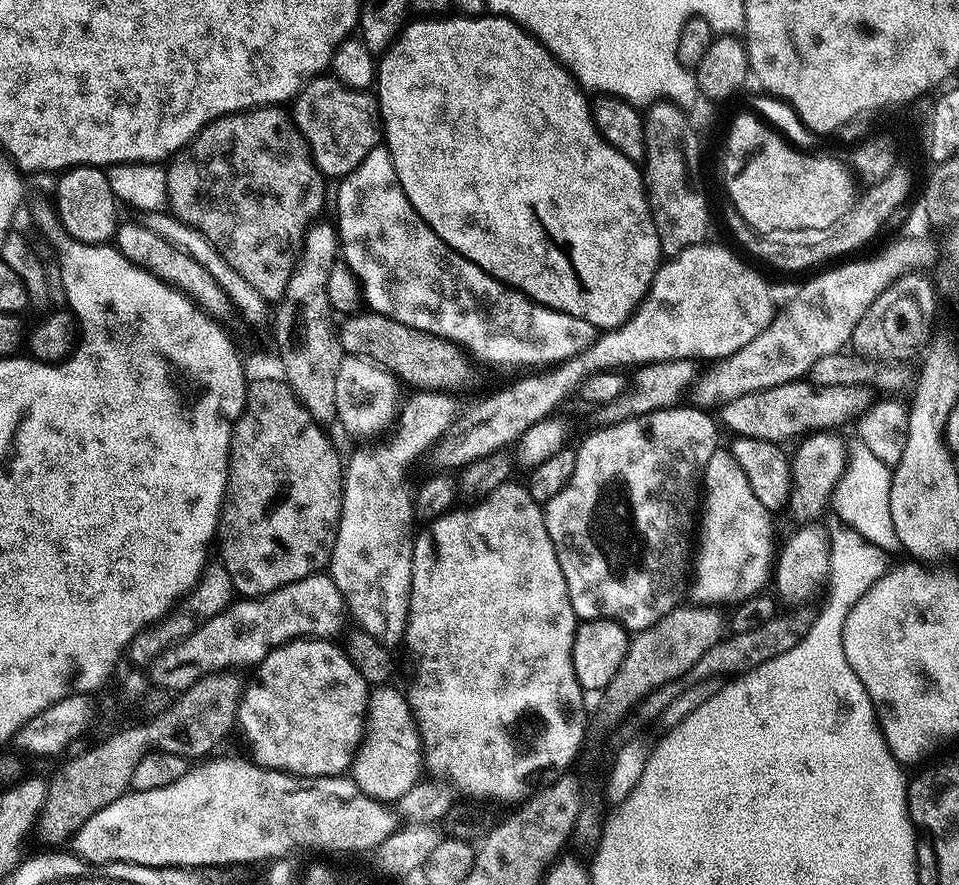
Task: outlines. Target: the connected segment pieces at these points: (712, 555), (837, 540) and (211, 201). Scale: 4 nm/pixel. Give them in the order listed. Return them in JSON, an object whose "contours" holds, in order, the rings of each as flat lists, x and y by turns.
{"contours":[[[717,450,710,458,702,481,702,515,698,520,698,551,694,556,694,575,690,580,690,596,700,606,735,606,740,601,763,593,764,583,769,583,774,572,774,557,778,552,777,541,772,541,773,513,750,490,742,466,731,451]],[[829,511,825,515,824,525,830,542,830,568,826,581,828,596,825,604,821,605,817,611,817,616,823,618,832,612,839,611,845,618,848,618,850,610,857,604,858,598,888,571,890,558,880,547,874,546,868,539,862,538,857,531,846,525,846,522,843,522,836,512]],[[265,106,211,120,185,148,171,157,166,171,168,208,172,215,203,234,264,300,279,301,286,282,290,282,290,274,296,269,304,236,324,208,326,184,325,176,312,161,306,138,296,129,291,115,283,107]]]}

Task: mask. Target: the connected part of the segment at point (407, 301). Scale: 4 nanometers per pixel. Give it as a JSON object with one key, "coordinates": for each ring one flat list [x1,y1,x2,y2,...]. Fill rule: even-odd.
{"coordinates":[[381,146,370,150,370,154,366,154,366,158,362,158,360,165,349,176,343,177,339,184,340,189,336,192,336,220,334,219,334,227,338,233,338,248,342,253,343,263,347,264,349,270,358,278,363,303,371,311,382,314,386,318,394,318,394,322,402,322,411,328,426,330,436,336,444,336,446,339,459,344,473,357,478,360,479,358,486,360,490,364,555,366,563,360,569,360,570,357,576,356,586,345,596,339,598,330,590,322,586,322,582,318,574,318,570,314,562,314,553,308,543,308,541,304,535,304,531,298,522,295,517,288,509,288,507,284,503,284,501,280,496,280,490,274,486,274,486,270,482,270,474,262,462,258,462,254,458,254,453,248,446,246,446,242,442,242,442,238,438,238,438,234,434,234,432,227,417,214,414,206,410,206,410,198,406,198,406,194,398,182,398,174,394,174,394,162,390,158,387,147]]}

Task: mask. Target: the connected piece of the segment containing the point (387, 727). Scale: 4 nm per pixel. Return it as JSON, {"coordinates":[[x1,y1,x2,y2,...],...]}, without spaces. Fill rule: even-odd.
{"coordinates":[[392,684,375,685,368,693,364,738,350,769,350,778,363,793,387,804,397,803,421,779,423,744,407,695]]}

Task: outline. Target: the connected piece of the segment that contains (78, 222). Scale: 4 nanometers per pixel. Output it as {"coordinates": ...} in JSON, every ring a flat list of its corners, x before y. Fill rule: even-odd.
{"coordinates":[[82,164,79,168,61,171,58,179,54,207,68,235,83,244,109,243,115,237,118,227,118,201,114,190,110,190,107,171,100,166]]}

